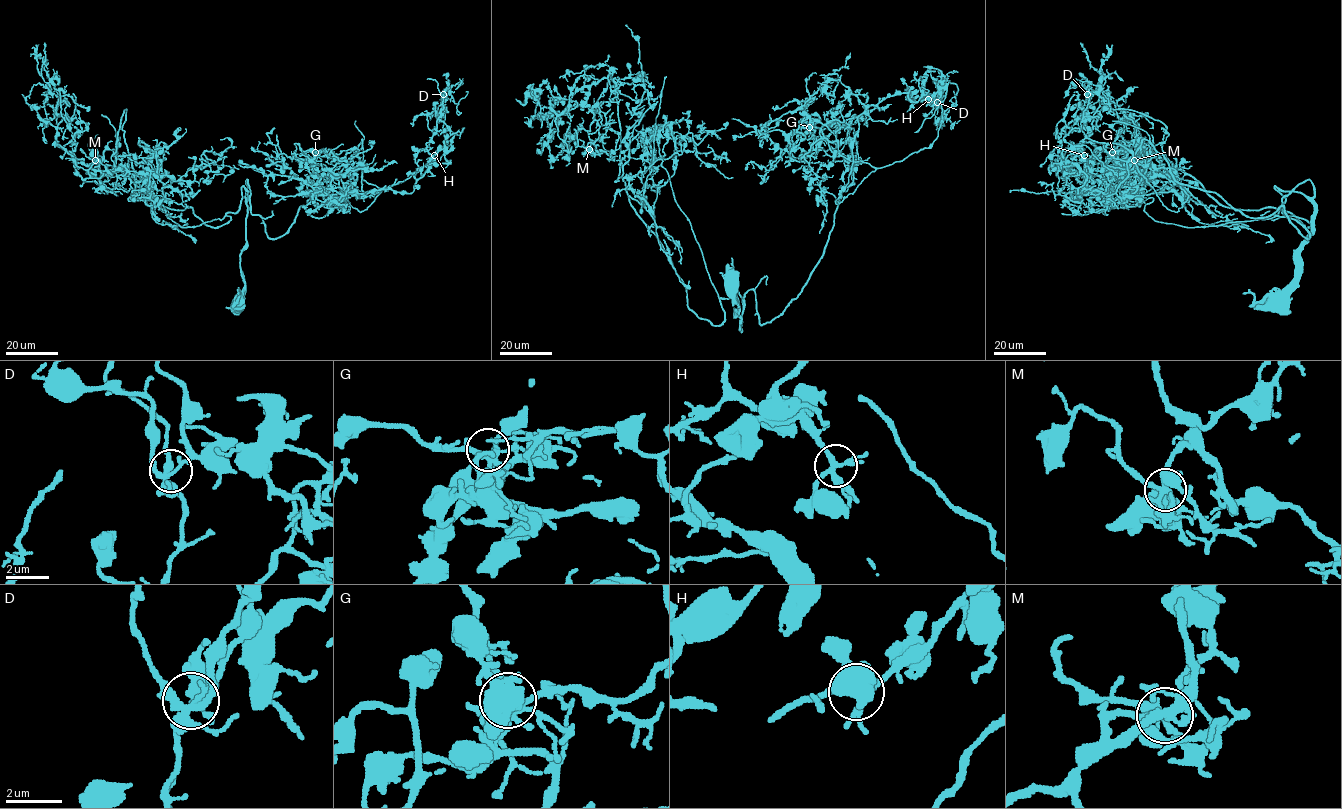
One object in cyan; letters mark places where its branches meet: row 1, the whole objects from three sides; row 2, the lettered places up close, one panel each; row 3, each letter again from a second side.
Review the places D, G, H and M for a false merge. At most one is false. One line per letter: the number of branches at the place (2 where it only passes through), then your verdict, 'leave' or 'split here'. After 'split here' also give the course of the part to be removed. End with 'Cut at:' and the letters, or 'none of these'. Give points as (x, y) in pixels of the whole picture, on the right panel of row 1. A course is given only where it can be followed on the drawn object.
D: branches 6; leave
G: branches 8; leave
H: branches 5; leave
M: branches 7; leave
Cut at: none of these

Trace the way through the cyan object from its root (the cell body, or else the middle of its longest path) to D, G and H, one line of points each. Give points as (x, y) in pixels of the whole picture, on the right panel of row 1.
D: (1274, 304), (1313, 204), (1274, 214), (1306, 238), (1169, 168), (1152, 188), (1081, 129), (1087, 94)
G: (1274, 304), (1303, 194), (1274, 214), (1308, 238), (1145, 163), (1122, 202), (1112, 152)
H: (1274, 304), (1303, 194), (1274, 214), (1308, 238), (1169, 168), (1152, 188), (1120, 144), (1084, 155)

